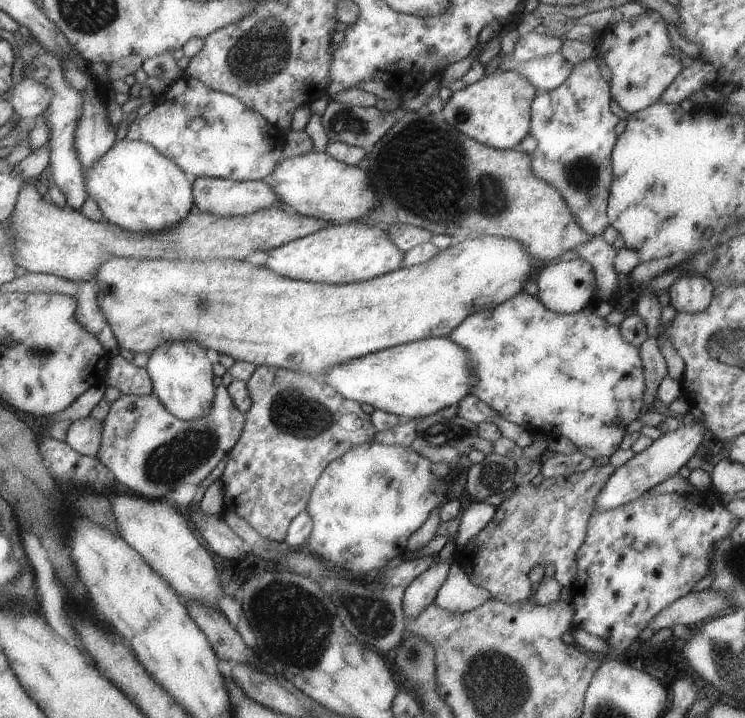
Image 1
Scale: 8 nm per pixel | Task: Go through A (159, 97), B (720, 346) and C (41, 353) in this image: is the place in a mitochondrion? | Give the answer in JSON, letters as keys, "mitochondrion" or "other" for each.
{"A":"other","B":"mitochondrion","C":"mitochondrion"}

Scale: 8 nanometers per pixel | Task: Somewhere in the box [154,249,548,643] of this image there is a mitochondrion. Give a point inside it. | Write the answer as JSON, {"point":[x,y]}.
{"point":[292,412]}

